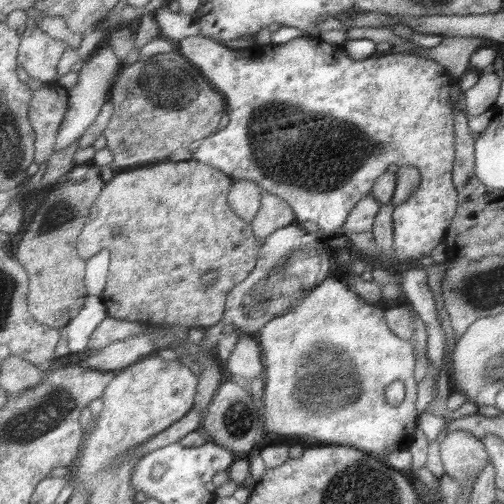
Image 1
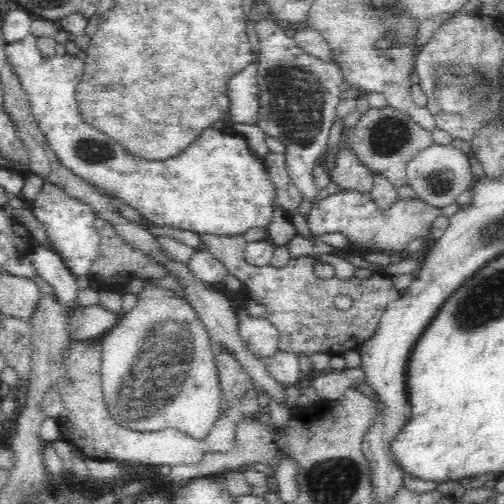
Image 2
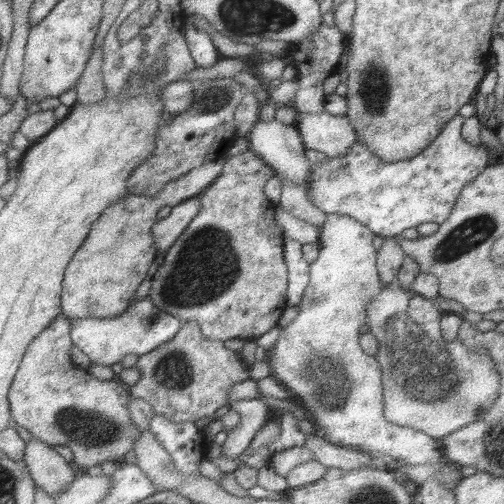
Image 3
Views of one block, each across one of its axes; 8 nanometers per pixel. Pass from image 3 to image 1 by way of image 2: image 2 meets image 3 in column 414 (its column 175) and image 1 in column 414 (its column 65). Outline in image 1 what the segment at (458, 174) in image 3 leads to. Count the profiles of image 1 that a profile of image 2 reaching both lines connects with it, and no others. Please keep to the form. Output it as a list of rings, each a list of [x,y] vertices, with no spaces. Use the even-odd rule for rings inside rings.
[[[201,34],[183,38],[179,44],[181,44],[179,52],[183,56],[187,56],[193,64],[197,64],[201,68],[201,72],[205,72],[205,76],[209,76],[209,80],[213,80],[213,84],[217,84],[217,92],[225,96],[227,106],[229,106],[229,112],[227,112],[227,116],[229,116],[227,122],[229,124],[221,132],[209,136],[191,154],[193,160],[199,160],[199,162],[203,162],[207,166],[213,166],[213,168],[225,172],[231,178],[253,180],[261,190],[267,190],[267,192],[283,198],[293,208],[295,222],[311,220],[311,222],[315,222],[319,226],[319,234],[321,236],[329,236],[329,238],[343,234],[343,224],[345,224],[349,212],[353,210],[353,206],[365,194],[371,192],[373,182],[383,172],[387,172],[385,170],[387,164],[397,164],[397,166],[411,164],[411,166],[415,166],[421,172],[421,182],[419,182],[417,190],[407,200],[403,200],[401,204],[395,204],[395,210],[393,210],[393,256],[397,258],[397,268],[403,268],[409,262],[417,264],[421,254],[427,254],[427,252],[431,254],[431,250],[445,240],[445,234],[447,234],[447,228],[449,228],[449,224],[451,224],[451,220],[455,216],[459,198],[457,198],[457,190],[455,190],[455,184],[453,184],[453,162],[455,162],[453,128],[455,128],[455,124],[453,124],[453,108],[451,108],[451,100],[449,100],[451,80],[449,80],[449,74],[445,72],[445,68],[441,64],[437,64],[435,60],[425,60],[425,58],[415,56],[415,54],[391,54],[391,52],[381,52],[381,54],[375,52],[373,56],[369,56],[365,60],[353,60],[343,50],[343,46],[327,44],[319,36],[311,38],[311,36],[305,36],[305,34],[301,38],[293,38],[293,40],[285,42],[285,44],[261,44],[261,46],[259,44],[251,44],[249,48],[239,48],[239,50],[229,50],[229,48],[217,44],[215,40],[201,36]]]

